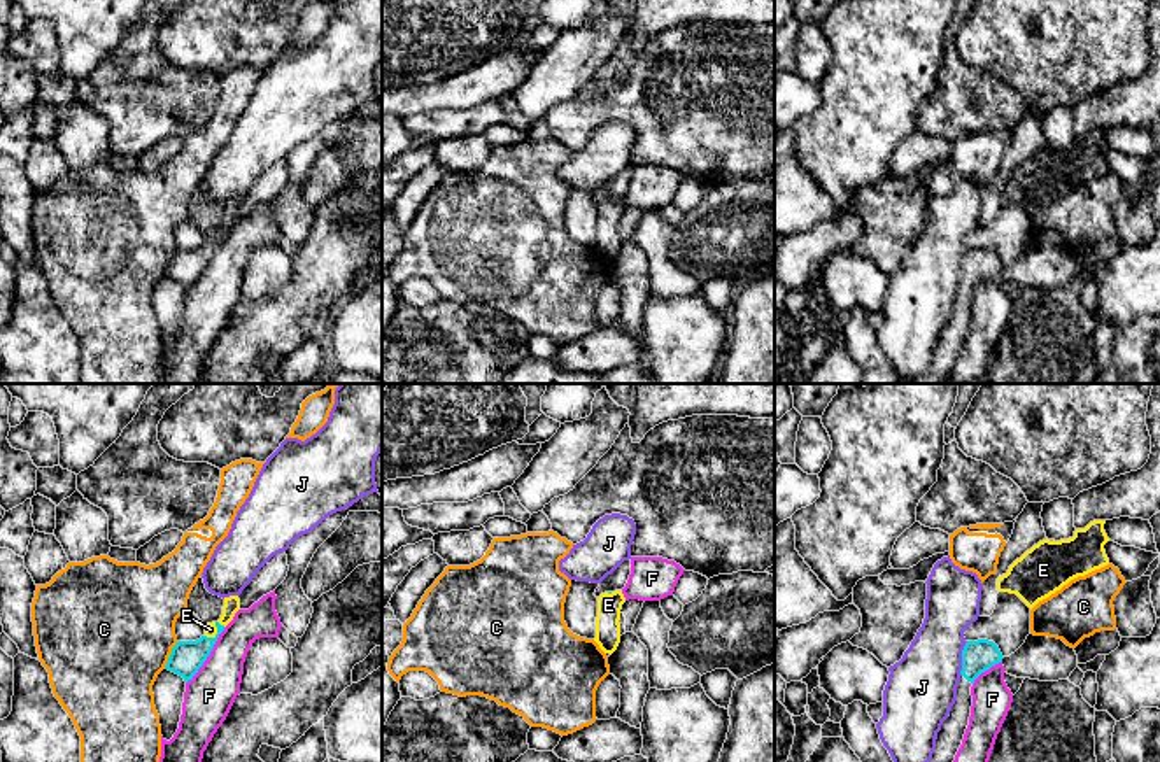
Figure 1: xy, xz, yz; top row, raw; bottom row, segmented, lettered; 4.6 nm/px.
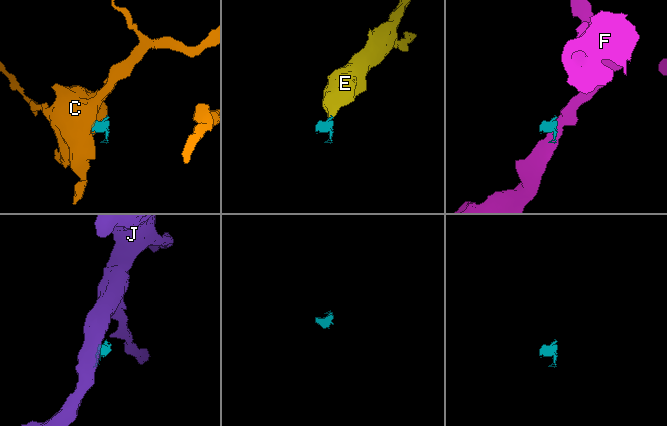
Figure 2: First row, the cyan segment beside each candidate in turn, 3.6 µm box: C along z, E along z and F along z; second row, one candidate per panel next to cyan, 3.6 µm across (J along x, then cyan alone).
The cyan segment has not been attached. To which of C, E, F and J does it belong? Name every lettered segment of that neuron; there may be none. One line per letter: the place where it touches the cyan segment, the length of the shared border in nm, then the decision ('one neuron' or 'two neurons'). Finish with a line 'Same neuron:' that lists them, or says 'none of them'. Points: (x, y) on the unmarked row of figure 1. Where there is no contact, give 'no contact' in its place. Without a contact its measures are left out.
C: meets cyan in xy at (170, 263); contact 140 nm long; two neurons
E: meets cyan in xy at (218, 237); contact 110 nm long; one neuron
F: meets cyan in xy at (209, 261); contact 320 nm long; two neurons
J: meets cyan in yz at (962, 267); contact 160 nm long; two neurons
Same neuron: E

